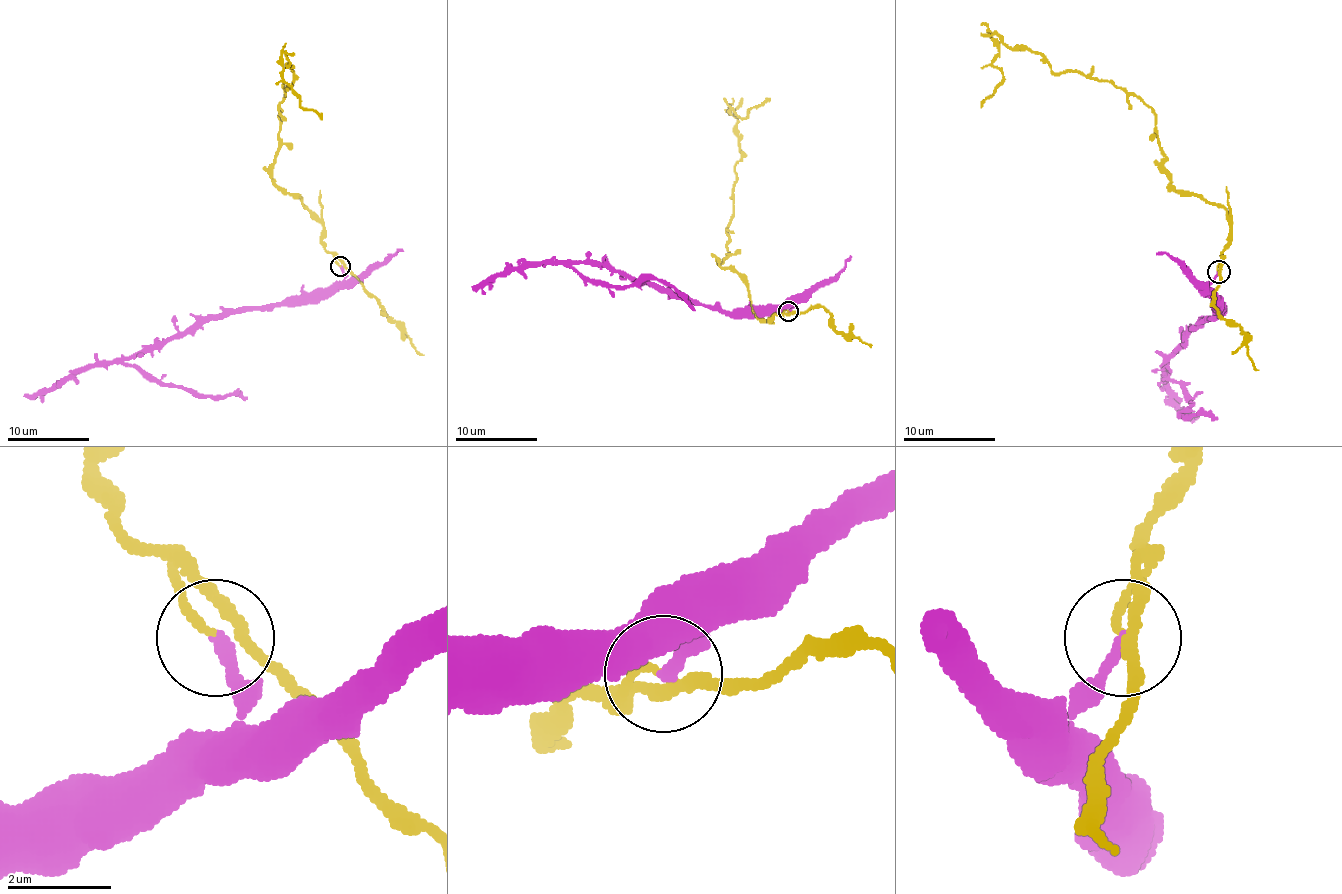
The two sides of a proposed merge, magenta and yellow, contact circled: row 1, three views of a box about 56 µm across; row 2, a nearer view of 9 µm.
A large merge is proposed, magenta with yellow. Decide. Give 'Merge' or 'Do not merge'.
Do not merge

